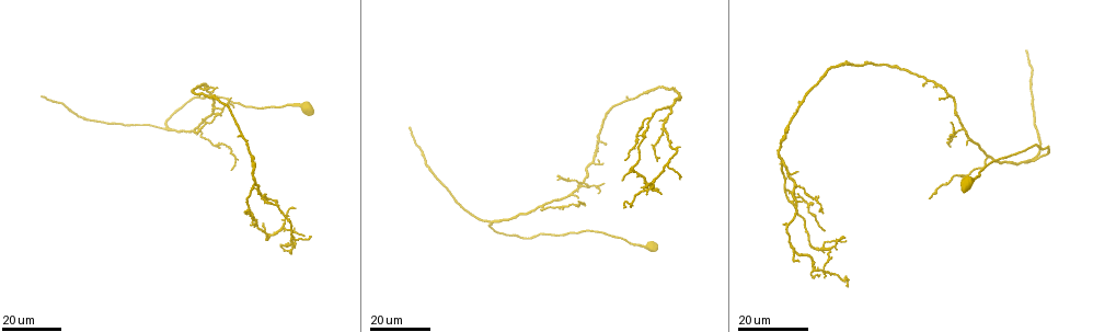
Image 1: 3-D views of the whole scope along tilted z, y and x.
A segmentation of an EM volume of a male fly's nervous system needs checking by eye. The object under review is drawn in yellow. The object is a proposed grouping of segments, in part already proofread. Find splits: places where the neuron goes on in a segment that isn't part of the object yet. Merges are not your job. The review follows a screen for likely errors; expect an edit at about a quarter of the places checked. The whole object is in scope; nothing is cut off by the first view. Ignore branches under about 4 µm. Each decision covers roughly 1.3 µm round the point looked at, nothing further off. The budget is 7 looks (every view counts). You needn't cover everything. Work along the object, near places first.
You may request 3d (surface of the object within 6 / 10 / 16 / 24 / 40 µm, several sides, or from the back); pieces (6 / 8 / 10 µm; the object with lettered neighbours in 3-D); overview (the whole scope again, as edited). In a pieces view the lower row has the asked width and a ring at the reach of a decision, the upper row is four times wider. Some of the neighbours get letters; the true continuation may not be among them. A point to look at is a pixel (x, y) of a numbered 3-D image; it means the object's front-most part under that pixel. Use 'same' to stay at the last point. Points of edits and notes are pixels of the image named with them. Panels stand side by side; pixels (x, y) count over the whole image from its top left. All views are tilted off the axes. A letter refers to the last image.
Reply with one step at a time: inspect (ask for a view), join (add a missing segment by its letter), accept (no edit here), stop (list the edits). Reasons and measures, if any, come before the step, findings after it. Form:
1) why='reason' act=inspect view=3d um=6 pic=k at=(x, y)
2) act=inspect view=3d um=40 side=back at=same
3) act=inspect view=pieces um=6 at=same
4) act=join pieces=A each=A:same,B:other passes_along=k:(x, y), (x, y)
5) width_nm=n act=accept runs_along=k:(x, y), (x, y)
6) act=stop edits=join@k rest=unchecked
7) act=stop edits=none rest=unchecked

why='end of a long branch' act=inspect view=3d um=24 pic=1 at=(231, 171)

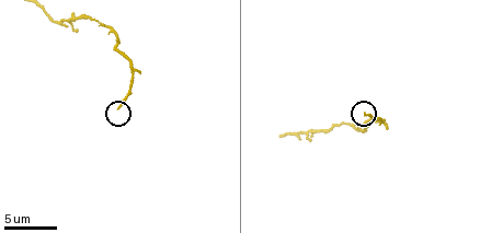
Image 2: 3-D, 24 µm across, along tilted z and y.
act=inspect view=pieces um=8 pic=2 at=(118, 108)

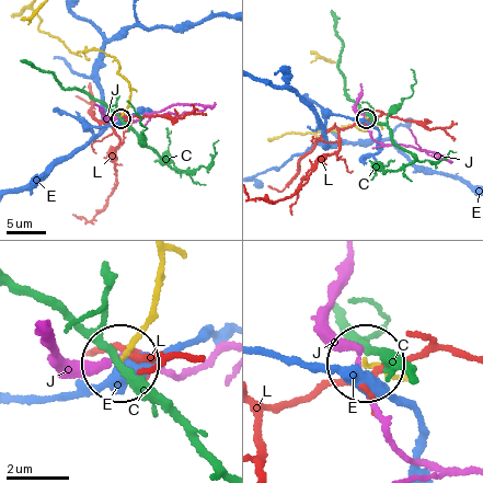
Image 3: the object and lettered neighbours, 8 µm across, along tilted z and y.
width_nm=130 act=accept each=C:other,E:other,J:other,L:other runs_along=3:(70, 50), (98, 48), (115, 58), (130, 93), (121, 117) found='no lettered segment goes on from it'

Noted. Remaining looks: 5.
why='free end' act=inspect view=3d um=24 pic=1 at=(576, 199)

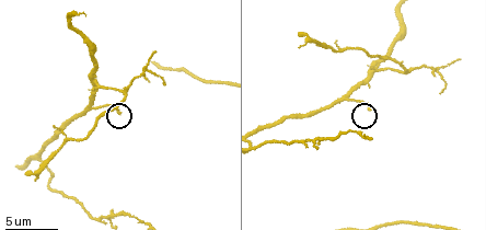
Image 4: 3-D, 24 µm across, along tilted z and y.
why='see the neighbours' act=inspect view=pieces um=6 pic=4 at=(368, 110)

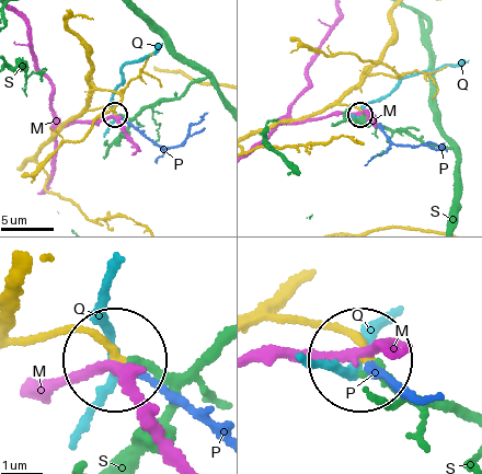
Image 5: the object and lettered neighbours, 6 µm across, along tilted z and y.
act=join pieces=P each=M:other,P:same,Q:other,S:other passes_along=5:(11, 345), (79, 331), (214, 422) found='the neuron continues'

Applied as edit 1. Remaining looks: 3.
why='thin end' act=inspect view=3d um=16 pic=1 at=(312, 236)

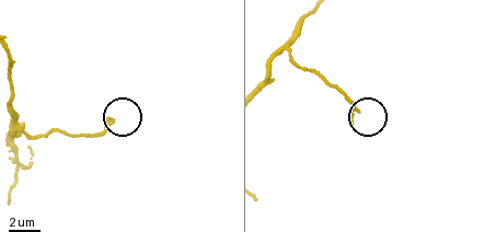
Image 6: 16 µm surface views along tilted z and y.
act=inspect view=3d um=6 pic=6 at=(350, 119)

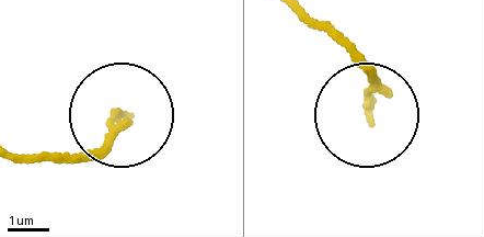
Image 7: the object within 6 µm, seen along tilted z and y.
act=inspect view=pieces um=10 pic=7 at=(367, 116)

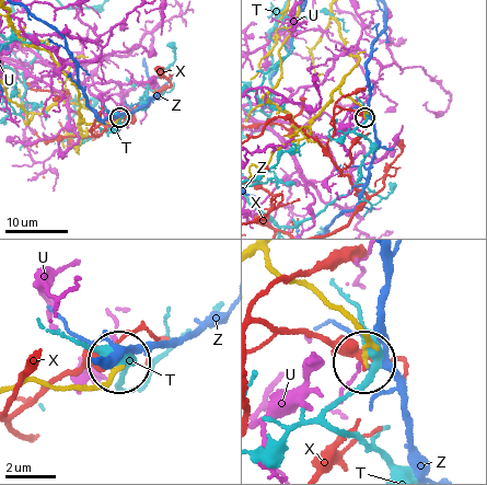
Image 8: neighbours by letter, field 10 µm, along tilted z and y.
act=accept each=T:other,U:other,X:other,Z:other runs_along=8:(268, 263), (347, 314), (364, 339), (367, 358) found='none of them fits'

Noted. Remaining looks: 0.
act=stop edits=join@5 rest=unchecked

